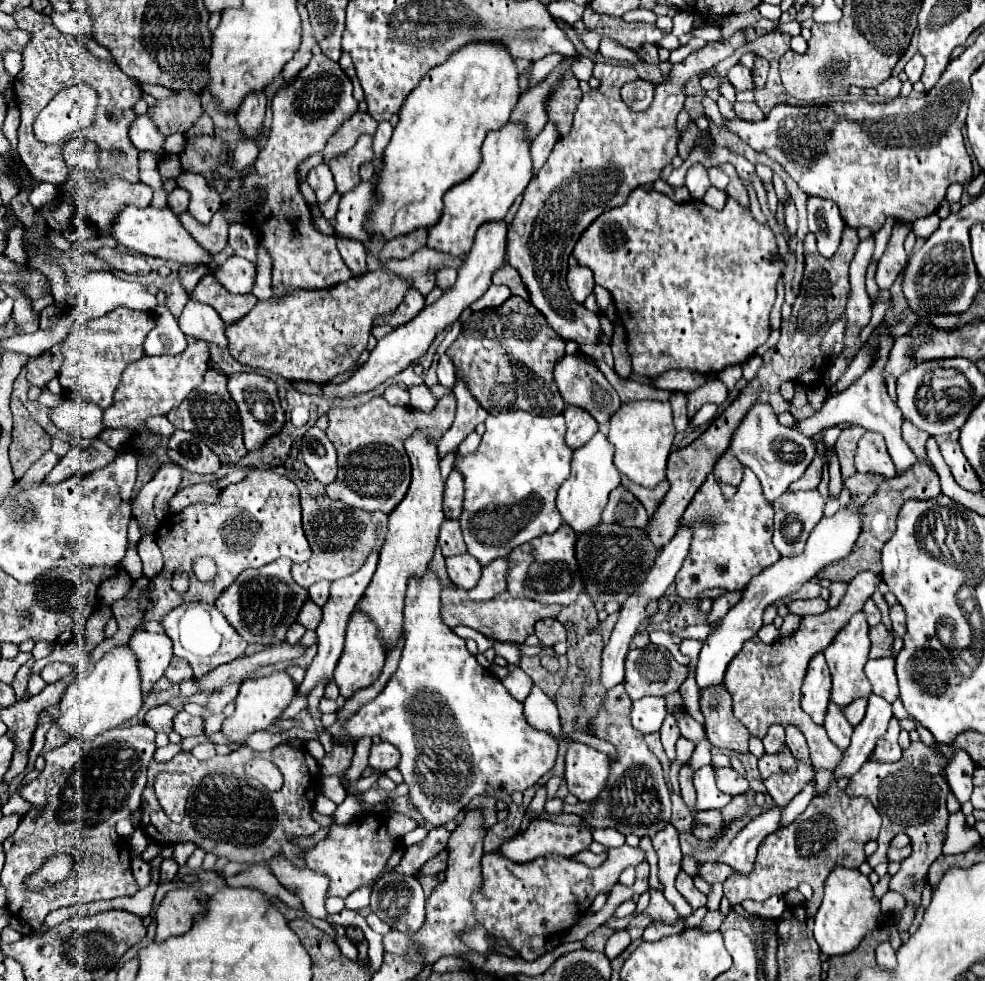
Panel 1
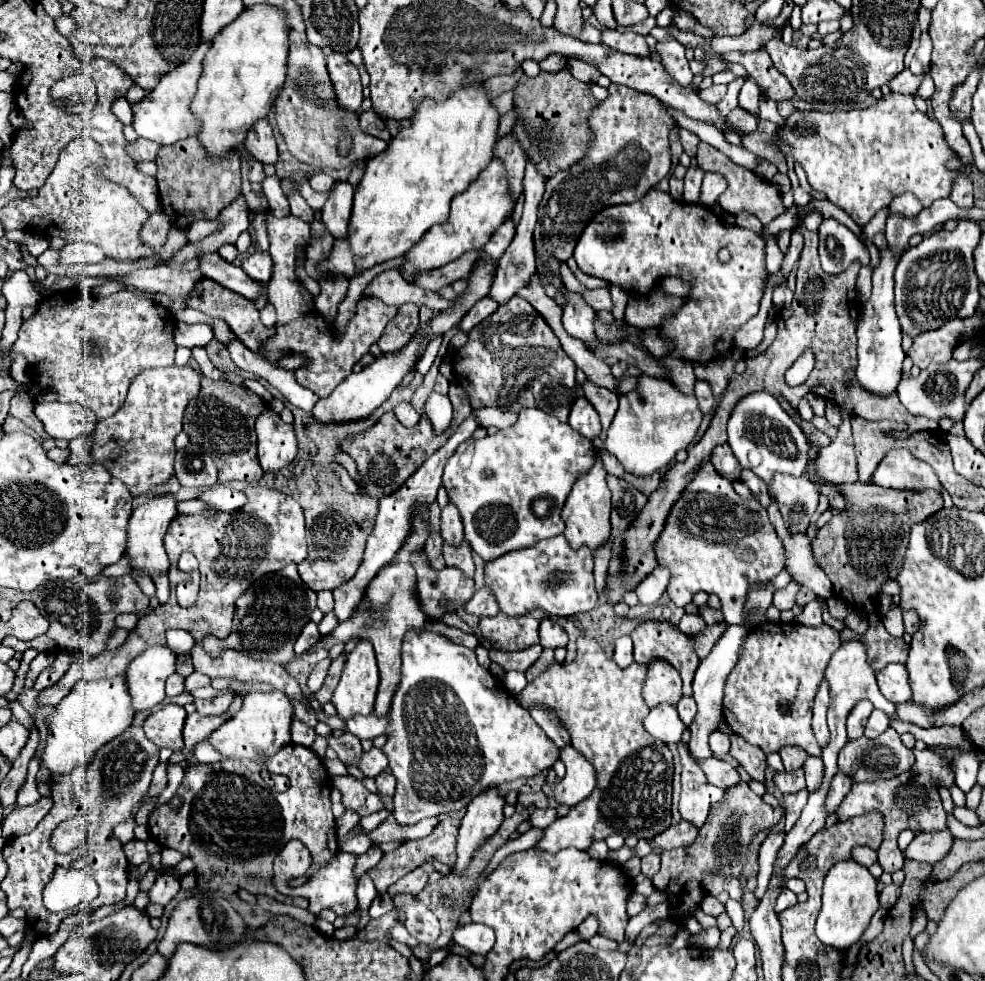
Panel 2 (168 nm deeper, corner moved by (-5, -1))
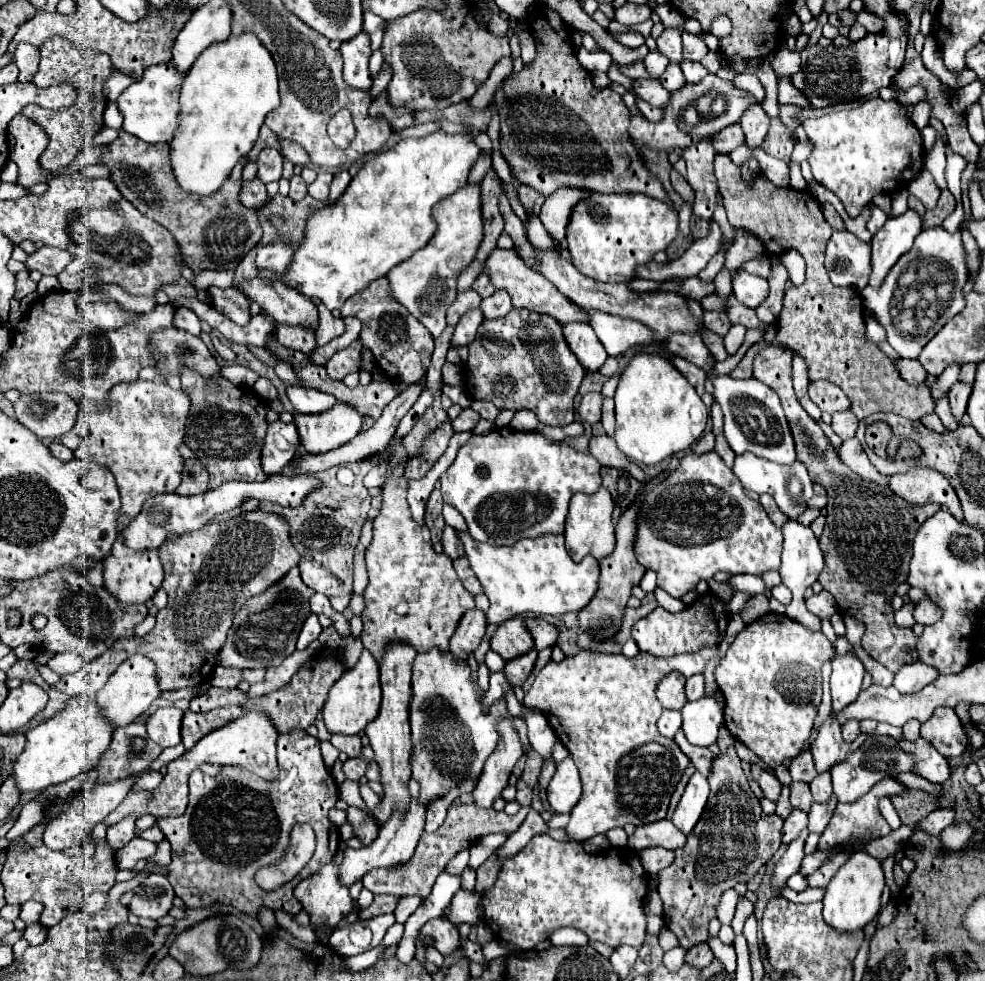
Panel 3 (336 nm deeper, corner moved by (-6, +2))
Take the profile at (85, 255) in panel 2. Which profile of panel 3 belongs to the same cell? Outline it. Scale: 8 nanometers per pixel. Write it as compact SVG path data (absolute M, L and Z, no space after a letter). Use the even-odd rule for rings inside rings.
M41 247L39 251L35 251L33 255L27 257L25 269L39 271L41 275L59 275L69 261L71 261L71 255L67 251Z

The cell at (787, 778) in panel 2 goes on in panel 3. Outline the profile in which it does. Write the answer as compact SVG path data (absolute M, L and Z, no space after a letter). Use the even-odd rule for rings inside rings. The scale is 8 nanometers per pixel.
M791 783L789 787L791 787L791 805L793 805L793 809L801 809L801 811L807 813L811 809L811 803L813 803L809 785L807 783Z

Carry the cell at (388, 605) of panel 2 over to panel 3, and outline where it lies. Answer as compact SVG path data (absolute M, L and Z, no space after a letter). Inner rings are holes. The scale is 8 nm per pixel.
M391 643L387 645L387 653L383 655L380 663L380 685L383 689L383 701L381 701L379 715L375 721L371 721L365 727L365 735L371 741L371 749L375 753L375 763L381 771L381 785L383 785L383 797L381 803L371 811L371 817L381 827L385 821L391 819L395 811L407 813L407 807L411 805L411 793L409 793L409 779L411 779L411 727L409 727L409 703L411 703L411 667L415 659L415 649L411 645L403 643Z

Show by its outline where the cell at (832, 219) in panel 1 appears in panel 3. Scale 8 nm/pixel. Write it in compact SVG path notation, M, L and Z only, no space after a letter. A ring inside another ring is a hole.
M833 231L827 243L825 267L833 285L861 293L871 277L871 245L849 231Z

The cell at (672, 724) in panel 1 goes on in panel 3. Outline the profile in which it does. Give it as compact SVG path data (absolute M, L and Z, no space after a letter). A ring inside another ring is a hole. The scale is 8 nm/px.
M695 771L673 813L673 819L671 819L679 831L683 831L687 835L695 827L695 823L699 821L699 817L703 813L707 797L709 797L707 779L699 771Z

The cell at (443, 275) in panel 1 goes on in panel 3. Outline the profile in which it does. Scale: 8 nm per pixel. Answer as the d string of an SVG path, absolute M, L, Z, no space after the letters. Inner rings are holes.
M481 273L481 275L477 277L477 281L473 283L473 289L475 289L481 297L489 297L489 295L495 293L495 285L491 285L491 279L489 279L487 273Z

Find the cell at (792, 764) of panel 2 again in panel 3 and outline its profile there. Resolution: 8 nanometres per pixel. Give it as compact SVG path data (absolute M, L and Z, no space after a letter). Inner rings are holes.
M807 751L807 753L803 753L801 757L793 759L793 763L791 763L791 767L789 767L789 773L791 773L793 781L805 781L805 783L813 781L817 773L815 773L815 763L813 763L811 753Z

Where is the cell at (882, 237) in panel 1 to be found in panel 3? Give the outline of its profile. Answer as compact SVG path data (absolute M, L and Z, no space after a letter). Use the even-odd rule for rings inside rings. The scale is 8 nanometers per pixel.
M923 169L917 177L911 179L909 183L909 193L913 193L915 197L919 197L925 205L925 209L933 209L937 205L937 199L939 199L939 191L935 191L937 185L933 181L933 175ZM937 195L937 197L935 197Z

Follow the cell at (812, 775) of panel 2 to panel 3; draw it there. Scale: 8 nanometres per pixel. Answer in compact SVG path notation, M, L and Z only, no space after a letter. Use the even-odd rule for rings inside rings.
M823 773L823 777L815 777L815 781L811 781L811 793L813 793L813 801L817 803L827 803L833 795L833 787L831 787L831 775Z

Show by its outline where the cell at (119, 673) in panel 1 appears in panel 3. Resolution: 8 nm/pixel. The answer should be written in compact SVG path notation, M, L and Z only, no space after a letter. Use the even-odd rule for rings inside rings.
M73 697L63 711L27 731L27 743L13 763L15 787L21 793L39 793L41 789L59 785L93 769L99 763L99 755L103 755L103 749L109 745L111 733L113 729L105 723L95 699L87 699L85 709L85 697Z

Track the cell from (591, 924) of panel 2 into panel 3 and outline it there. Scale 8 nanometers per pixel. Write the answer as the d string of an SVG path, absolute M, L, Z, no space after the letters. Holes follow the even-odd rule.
M555 929L549 937L549 943L555 945L555 947L561 947L561 945L585 945L589 939L583 937L583 933L579 933L579 929Z

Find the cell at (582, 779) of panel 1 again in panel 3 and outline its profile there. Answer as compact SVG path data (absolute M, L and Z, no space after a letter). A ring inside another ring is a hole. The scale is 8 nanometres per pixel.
M567 757L557 765L557 771L547 787L547 799L557 813L569 813L579 801L579 797L581 797L579 771L575 769L571 757Z

